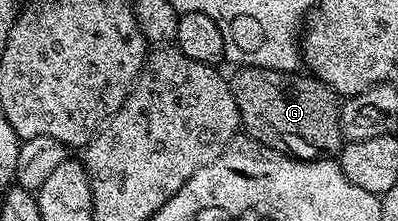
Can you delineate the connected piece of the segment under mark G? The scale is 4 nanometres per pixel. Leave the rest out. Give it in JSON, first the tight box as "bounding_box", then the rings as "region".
{"bounding_box":[229,66,344,160],"region":[[[242,66],[229,79],[230,91],[236,100],[238,121],[241,129],[260,144],[272,148],[277,154],[288,154],[292,158],[317,160],[333,159],[344,145],[342,129],[340,128],[340,98],[328,84],[309,73],[287,72],[284,70],[269,70],[259,66]]]}

